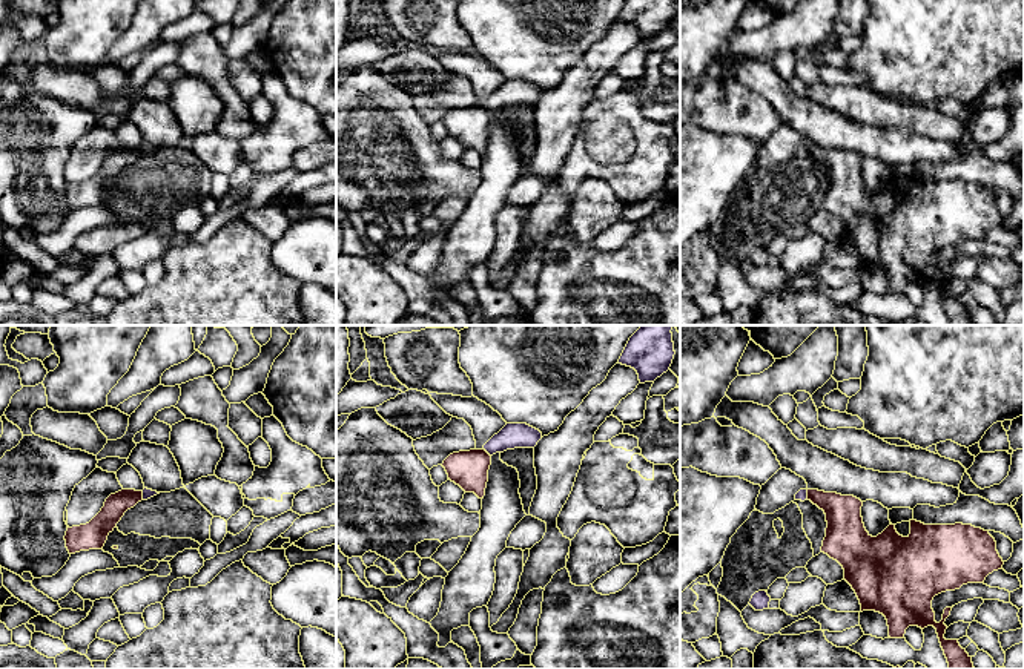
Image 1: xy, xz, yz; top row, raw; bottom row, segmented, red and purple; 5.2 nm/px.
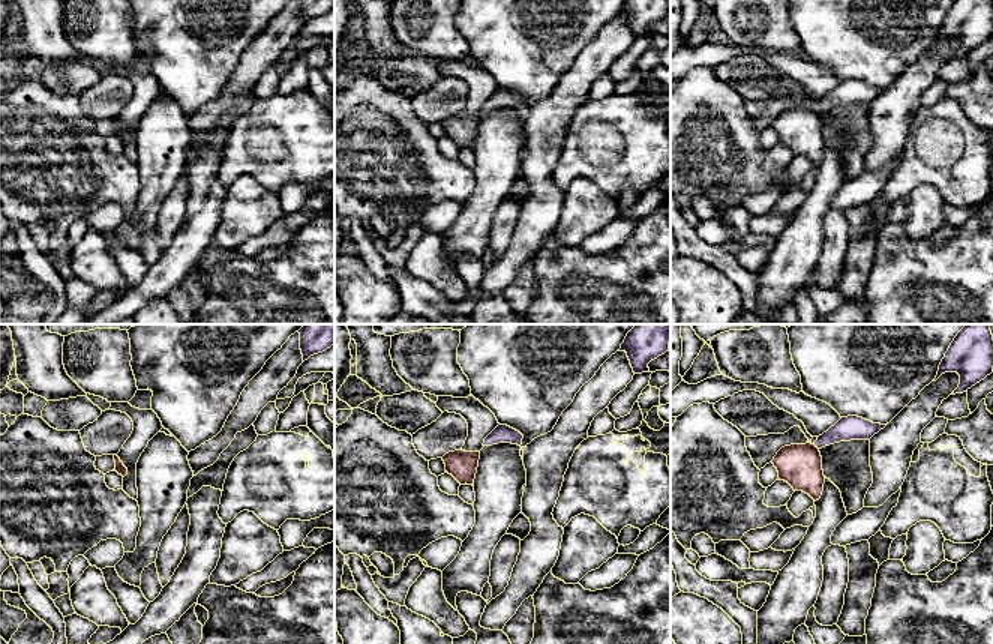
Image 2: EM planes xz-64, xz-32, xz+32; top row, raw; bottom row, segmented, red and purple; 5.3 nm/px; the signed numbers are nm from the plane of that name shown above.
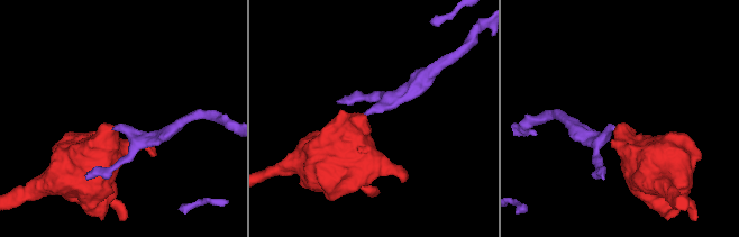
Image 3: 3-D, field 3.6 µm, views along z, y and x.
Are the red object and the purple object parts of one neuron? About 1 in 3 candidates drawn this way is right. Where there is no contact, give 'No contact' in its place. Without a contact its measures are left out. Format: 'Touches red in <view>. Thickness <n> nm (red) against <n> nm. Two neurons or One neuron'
Touches red in xz. Thickness 200 nm (red) against 130 nm. Two neurons

